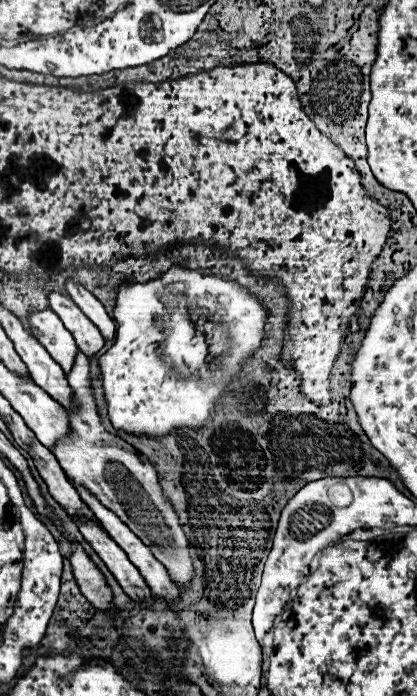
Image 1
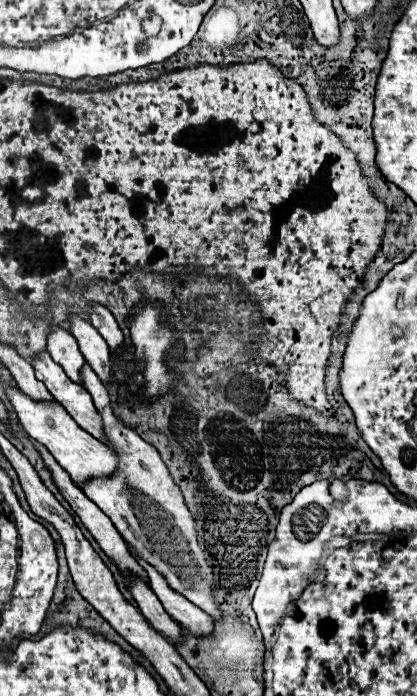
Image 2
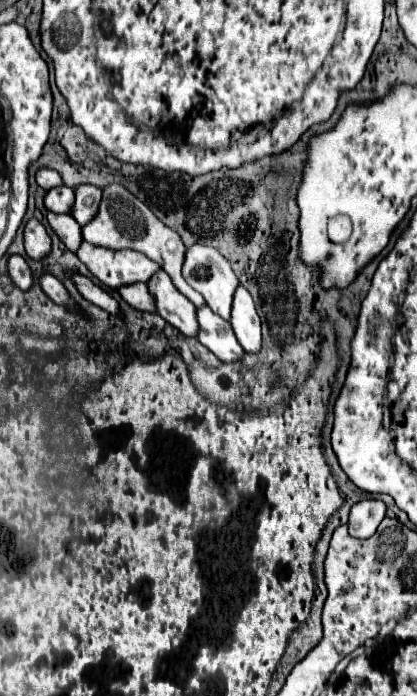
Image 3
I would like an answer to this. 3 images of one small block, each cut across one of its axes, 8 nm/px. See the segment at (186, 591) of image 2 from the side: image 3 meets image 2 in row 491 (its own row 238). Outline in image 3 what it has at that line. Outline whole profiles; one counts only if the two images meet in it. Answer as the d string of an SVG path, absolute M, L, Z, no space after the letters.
M110 184L110 186L106 186L102 190L102 202L100 202L98 214L92 218L90 224L82 226L82 238L86 242L90 242L90 244L96 244L96 246L114 248L114 250L130 248L130 250L138 250L138 252L146 254L150 260L154 260L154 262L158 262L162 266L162 270L172 278L174 286L186 298L190 298L190 302L194 302L194 306L206 304L204 298L196 290L190 290L190 286L186 284L186 280L180 274L184 252L186 252L186 246L182 244L180 236L172 228L164 226L152 214L152 210L144 202L140 202L132 192L128 192L124 186Z

